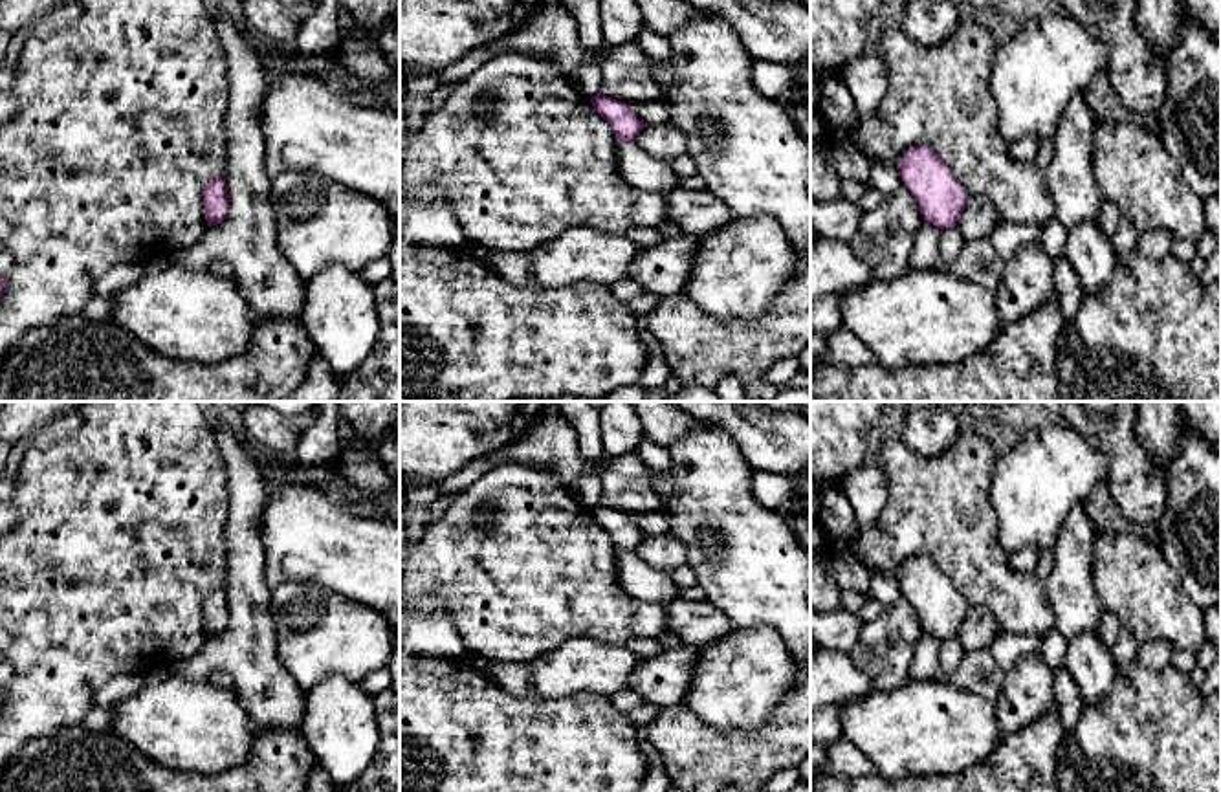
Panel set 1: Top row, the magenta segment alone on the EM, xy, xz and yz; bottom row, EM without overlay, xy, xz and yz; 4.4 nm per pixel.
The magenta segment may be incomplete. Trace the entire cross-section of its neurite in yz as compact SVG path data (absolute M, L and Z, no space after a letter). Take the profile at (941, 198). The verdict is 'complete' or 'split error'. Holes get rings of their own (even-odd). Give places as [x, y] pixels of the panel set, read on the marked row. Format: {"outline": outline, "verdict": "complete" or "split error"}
{"outline": "M911 147L898 160L896 170L915 196L924 222L940 231L957 226L968 194L950 167L930 147Z", "verdict": "complete"}

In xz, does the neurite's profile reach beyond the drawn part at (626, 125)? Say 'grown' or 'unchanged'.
unchanged

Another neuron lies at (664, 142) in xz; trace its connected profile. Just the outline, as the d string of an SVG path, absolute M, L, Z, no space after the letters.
M671 123L644 126L634 143L649 156L671 163L675 158L688 152L688 139Z

